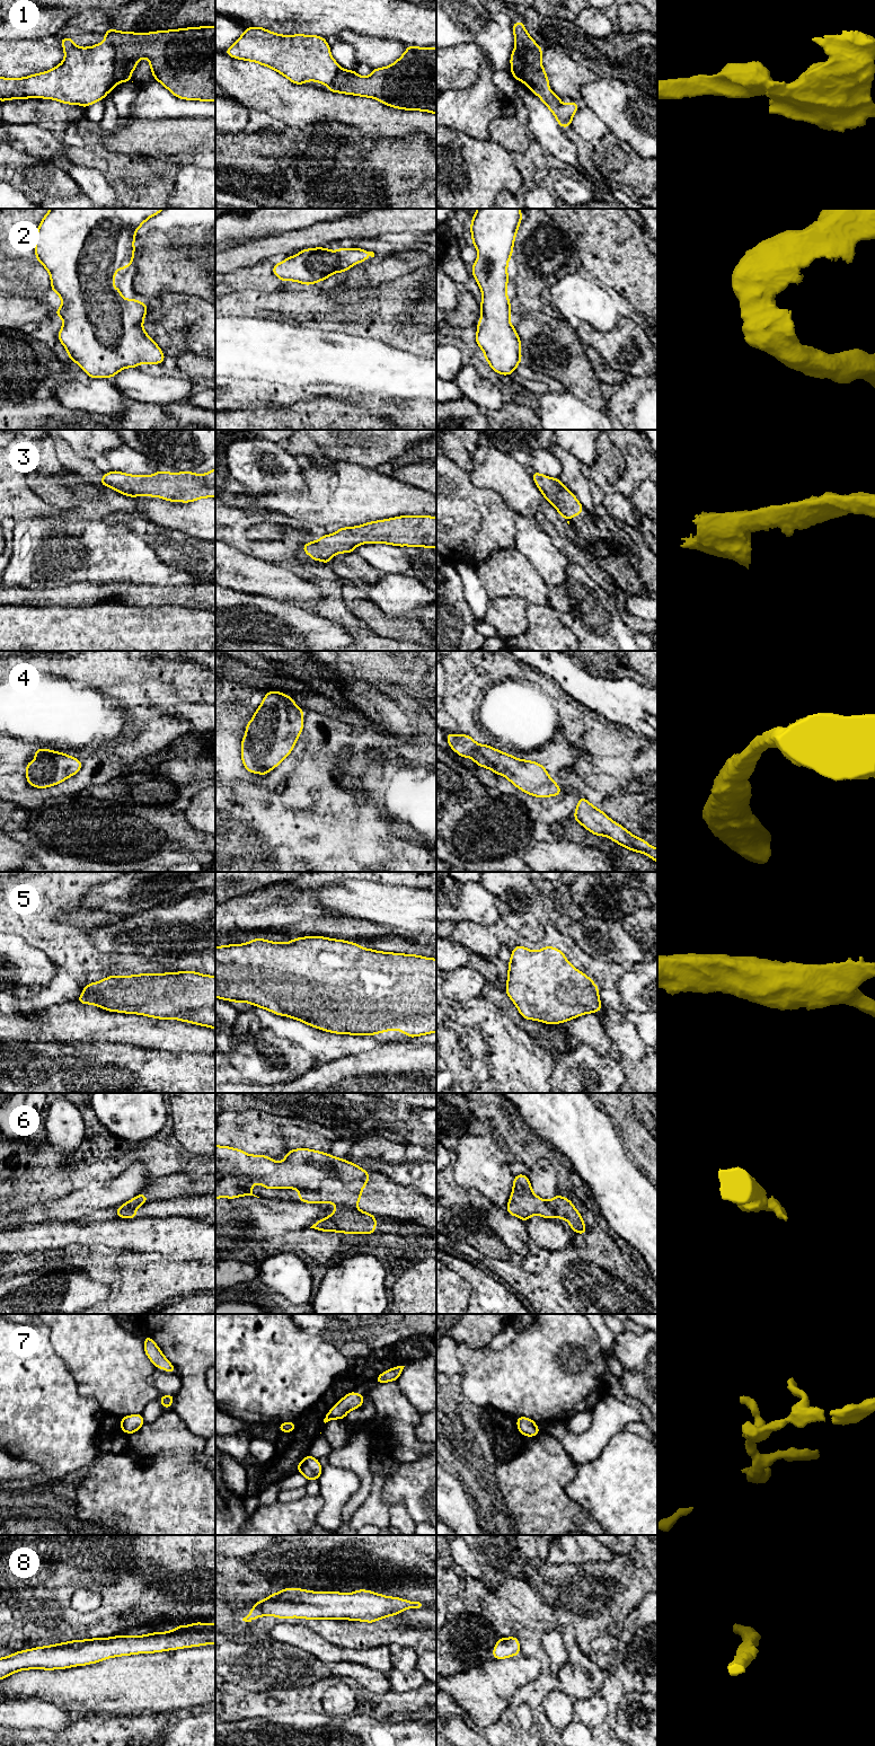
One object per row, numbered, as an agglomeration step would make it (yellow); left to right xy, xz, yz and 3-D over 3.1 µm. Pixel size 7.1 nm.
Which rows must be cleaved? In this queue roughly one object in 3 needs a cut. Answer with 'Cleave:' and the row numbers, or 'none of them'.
Cleave: 1, 6

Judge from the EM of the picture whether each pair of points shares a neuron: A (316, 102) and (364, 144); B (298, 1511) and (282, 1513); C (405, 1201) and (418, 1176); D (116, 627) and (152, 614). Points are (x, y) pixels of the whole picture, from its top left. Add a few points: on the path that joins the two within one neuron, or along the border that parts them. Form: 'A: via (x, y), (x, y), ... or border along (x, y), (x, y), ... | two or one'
A: border along (314, 123), (341, 122), (364, 135) | two
B: via (294, 1513), (285, 1513) | one
C: border along (388, 1178), (399, 1184), (416, 1188), (424, 1195) | two
D: via (125, 627), (139, 627), (143, 623) | one

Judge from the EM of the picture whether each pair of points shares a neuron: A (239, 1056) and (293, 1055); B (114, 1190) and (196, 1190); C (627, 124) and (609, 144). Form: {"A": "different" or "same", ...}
{"A": "same", "B": "different", "C": "different"}

